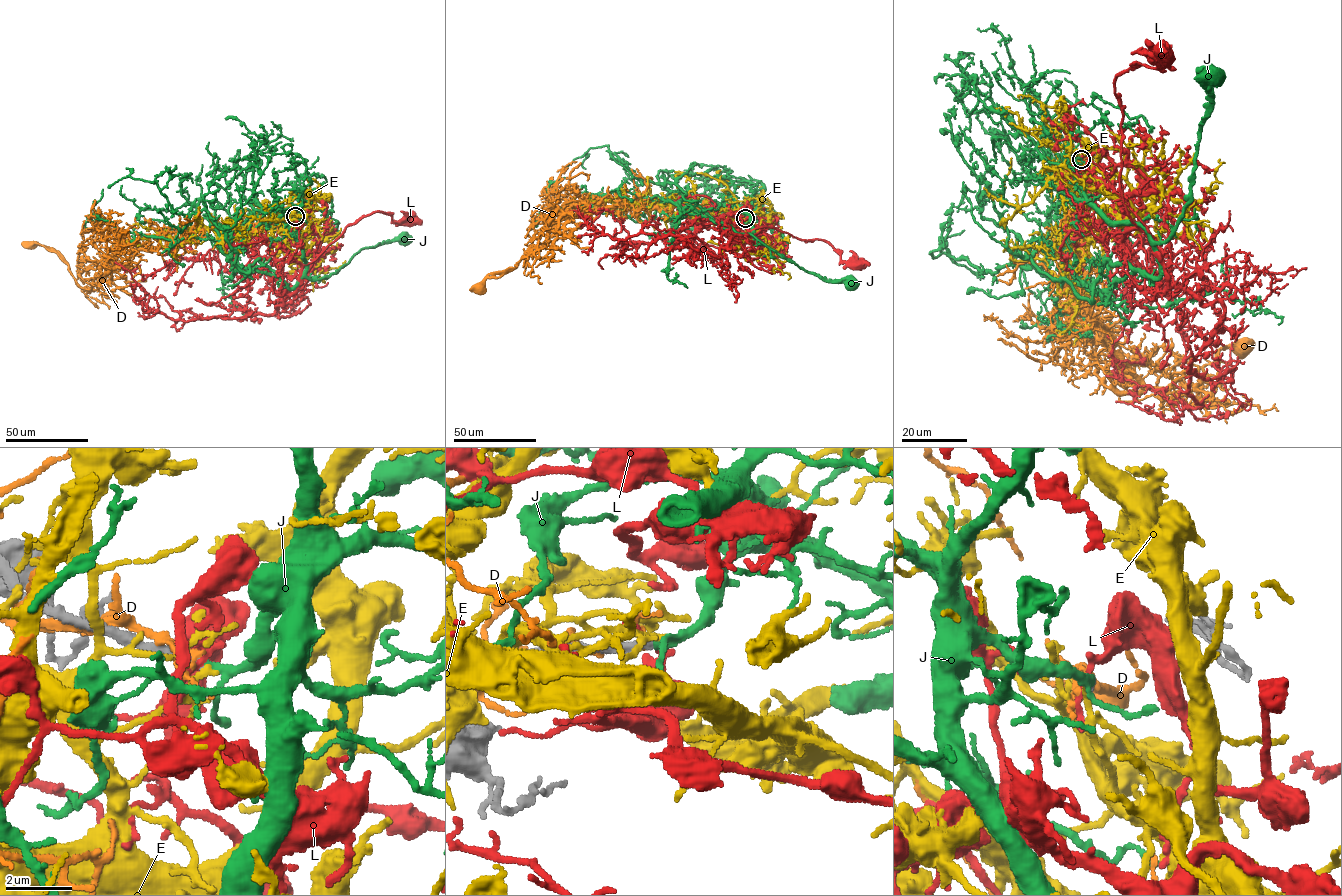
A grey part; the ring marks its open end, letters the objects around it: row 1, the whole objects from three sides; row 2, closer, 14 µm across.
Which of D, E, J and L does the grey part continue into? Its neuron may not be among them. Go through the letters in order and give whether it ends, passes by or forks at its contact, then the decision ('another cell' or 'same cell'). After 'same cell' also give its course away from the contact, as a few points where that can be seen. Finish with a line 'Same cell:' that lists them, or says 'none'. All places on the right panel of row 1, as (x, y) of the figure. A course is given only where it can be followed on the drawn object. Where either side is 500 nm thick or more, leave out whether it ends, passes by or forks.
D: it forks; another cell
E: it passes by; another cell
J: it passes by; same cell; course (1081, 159), (1070, 155), (1068, 165), (1085, 201), (1166, 240), (1190, 198), (1209, 72)
L: it passes by; another cell
Same cell: J

